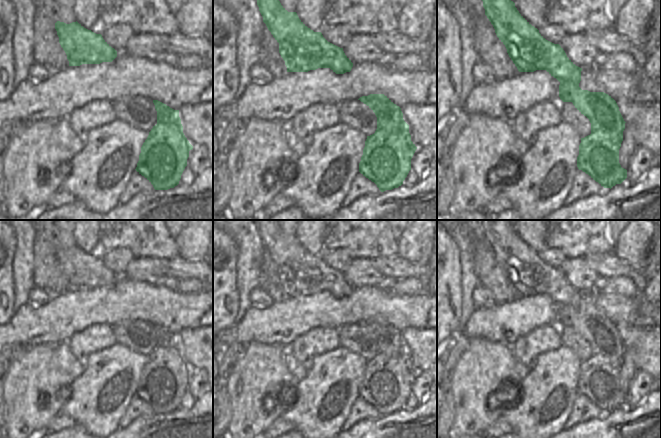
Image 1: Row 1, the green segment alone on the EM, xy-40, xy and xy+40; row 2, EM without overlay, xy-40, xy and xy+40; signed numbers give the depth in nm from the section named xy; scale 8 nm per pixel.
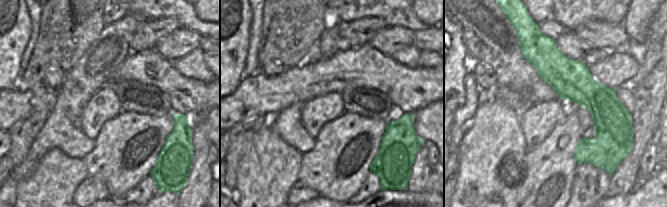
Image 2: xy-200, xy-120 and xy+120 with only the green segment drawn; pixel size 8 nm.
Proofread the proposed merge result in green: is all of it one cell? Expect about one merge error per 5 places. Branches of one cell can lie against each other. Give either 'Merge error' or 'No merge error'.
Merge error

